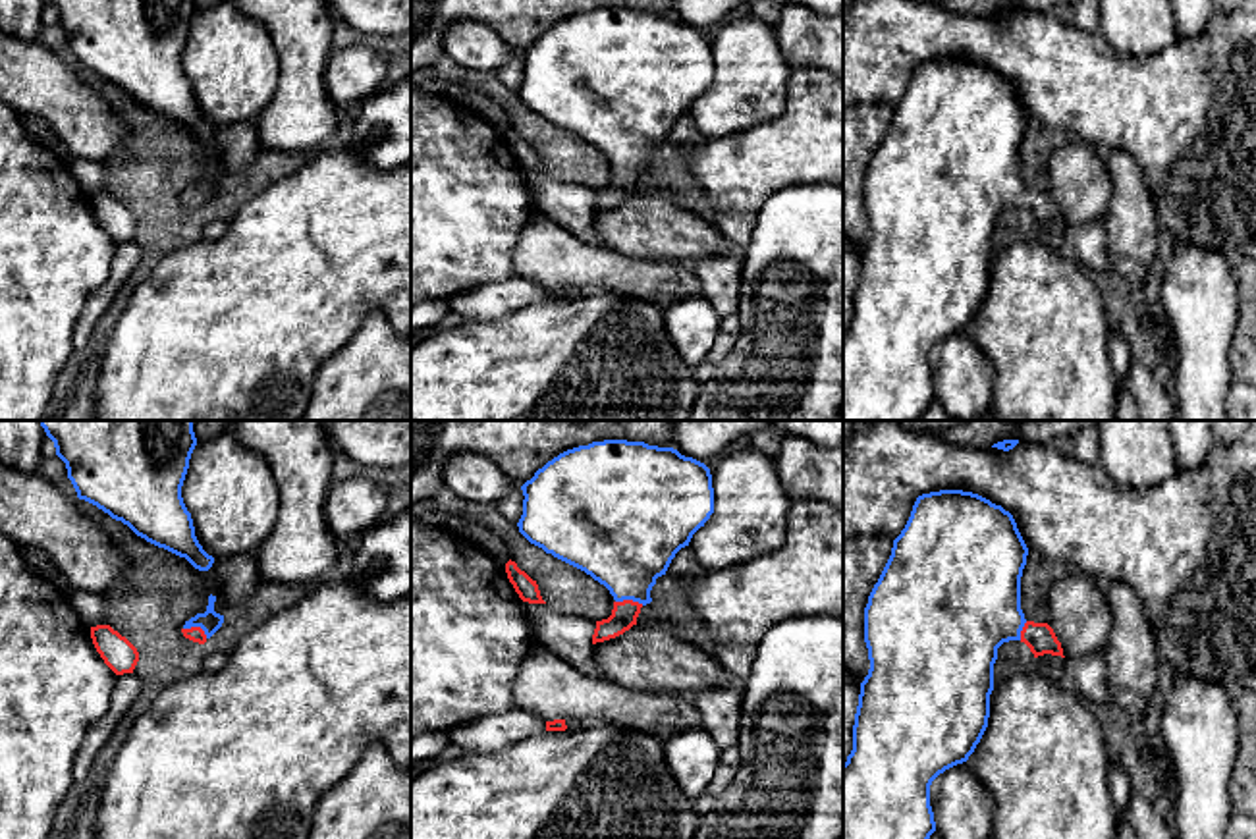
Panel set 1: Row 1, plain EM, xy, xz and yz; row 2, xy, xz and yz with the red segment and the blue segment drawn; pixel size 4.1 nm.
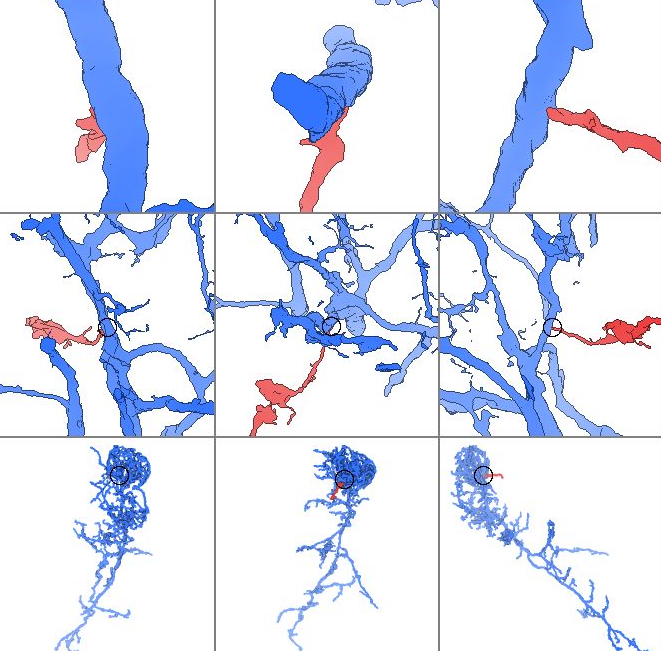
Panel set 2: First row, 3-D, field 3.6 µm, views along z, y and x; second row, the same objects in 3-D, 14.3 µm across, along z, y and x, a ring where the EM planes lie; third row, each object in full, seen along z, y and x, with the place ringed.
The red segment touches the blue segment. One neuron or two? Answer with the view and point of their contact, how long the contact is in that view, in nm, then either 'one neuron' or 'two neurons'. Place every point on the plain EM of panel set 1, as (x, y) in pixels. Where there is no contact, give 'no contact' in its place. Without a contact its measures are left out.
xy (197, 195) | 110 nm | one neuron

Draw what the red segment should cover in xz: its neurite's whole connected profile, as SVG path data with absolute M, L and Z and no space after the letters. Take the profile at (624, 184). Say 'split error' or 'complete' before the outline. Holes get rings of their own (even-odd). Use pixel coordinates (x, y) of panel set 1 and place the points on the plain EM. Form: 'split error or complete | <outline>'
split error | M604 8L567 17L538 37L521 58L525 68L523 83L517 91L519 100L546 122L590 143L615 168L612 183L596 189L592 212L615 206L637 193L641 176L652 170L650 158L656 147L666 143L675 122L689 114L693 102L714 81L710 37L673 15L658 15L644 10Z

